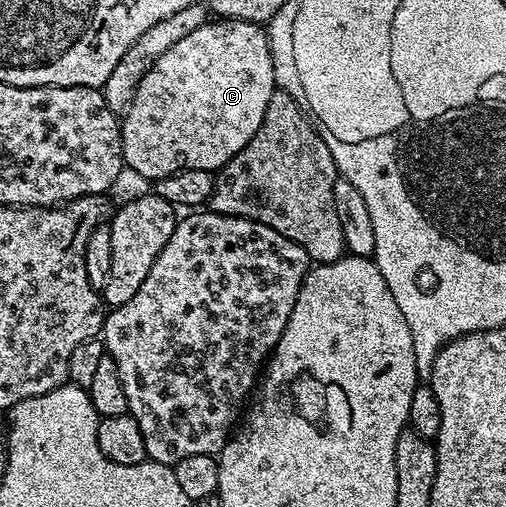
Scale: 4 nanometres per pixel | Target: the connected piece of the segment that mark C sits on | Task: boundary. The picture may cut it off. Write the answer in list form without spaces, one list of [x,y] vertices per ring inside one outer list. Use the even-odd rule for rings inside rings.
[[[223,18],[205,22],[202,26],[198,26],[198,30],[190,30],[190,34],[186,34],[186,38],[174,42],[174,46],[170,46],[170,50],[166,50],[166,54],[162,54],[162,58],[158,58],[158,62],[154,62],[154,66],[146,74],[146,78],[142,78],[142,82],[138,82],[138,90],[130,102],[128,111],[123,113],[120,126],[124,163],[129,169],[133,168],[138,175],[145,176],[149,182],[161,180],[182,170],[206,170],[215,173],[223,168],[226,162],[230,162],[230,158],[237,156],[246,146],[246,142],[250,142],[250,138],[254,138],[254,134],[262,126],[266,106],[275,91],[277,91],[277,87],[274,66],[272,65],[272,48],[268,44],[268,33],[261,25],[251,24],[245,20]]]

